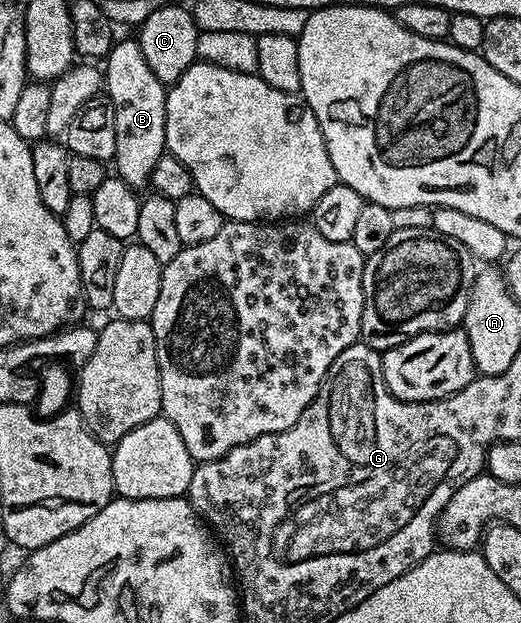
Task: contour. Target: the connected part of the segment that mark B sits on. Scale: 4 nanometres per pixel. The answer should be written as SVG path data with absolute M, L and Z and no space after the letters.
M135 38L113 42L102 70L106 97L114 105L115 174L132 187L147 188L158 157L166 154L166 84L154 77Z

